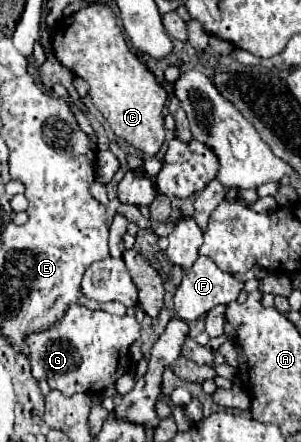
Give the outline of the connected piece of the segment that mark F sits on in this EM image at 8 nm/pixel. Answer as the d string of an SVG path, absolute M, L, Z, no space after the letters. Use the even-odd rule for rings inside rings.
M199 257L193 267L185 269L183 281L175 291L175 309L177 315L185 321L193 321L197 317L201 317L203 313L207 313L209 309L213 309L215 305L227 305L231 301L237 299L237 295L241 293L243 283L239 279L235 279L233 275L221 271L209 257Z

